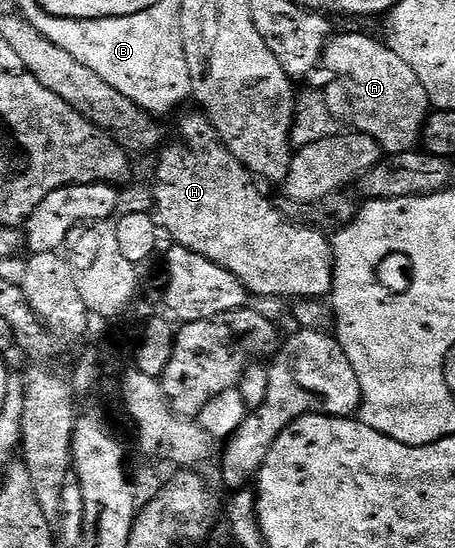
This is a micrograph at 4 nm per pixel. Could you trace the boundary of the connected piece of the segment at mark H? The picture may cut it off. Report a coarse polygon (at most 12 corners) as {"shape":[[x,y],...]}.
{"shape":[[194,109],[154,211],[254,297],[325,300],[334,248],[262,196]]}

